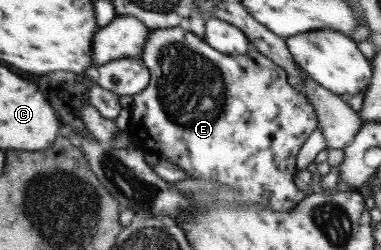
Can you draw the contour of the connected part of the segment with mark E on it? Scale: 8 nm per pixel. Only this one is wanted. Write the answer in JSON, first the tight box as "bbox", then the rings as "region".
{"bbox":[128,27,317,211],"region":[[[180,27],[154,29],[148,32],[144,39],[144,47],[140,59],[149,72],[148,85],[132,96],[132,103],[129,107],[128,133],[135,139],[137,149],[143,149],[150,152],[158,152],[168,163],[176,165],[187,173],[188,178],[202,178],[204,180],[214,180],[224,186],[232,186],[228,192],[242,194],[244,200],[254,200],[256,204],[262,204],[272,209],[272,211],[290,210],[297,202],[300,202],[304,196],[302,192],[296,190],[293,180],[296,170],[295,159],[298,150],[303,146],[306,137],[317,128],[316,115],[313,107],[307,101],[307,98],[292,89],[286,80],[286,72],[276,66],[272,60],[268,60],[264,54],[260,54],[254,46],[250,45],[244,54],[228,55],[214,50],[206,41],[197,37],[190,31],[184,31]]]}

